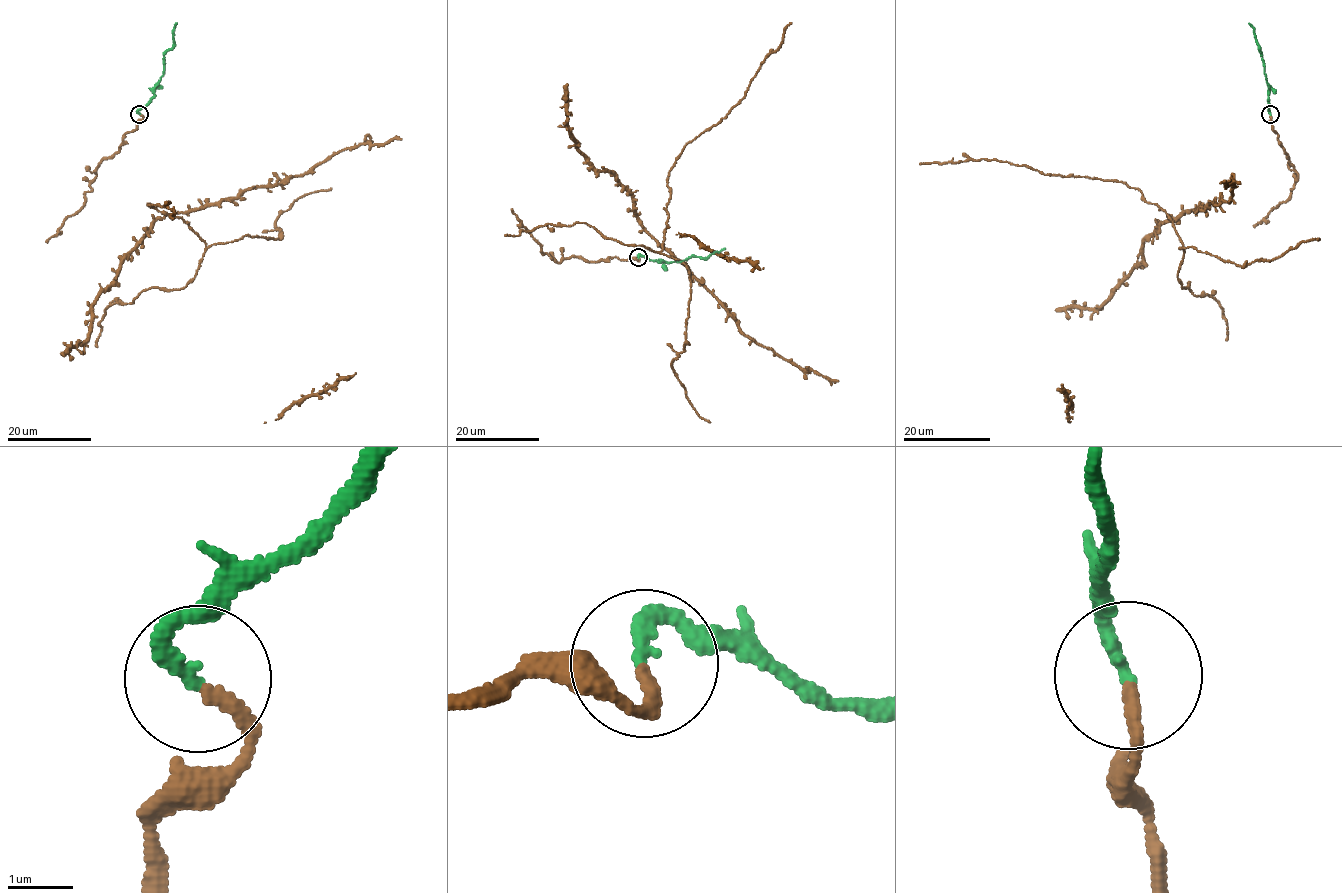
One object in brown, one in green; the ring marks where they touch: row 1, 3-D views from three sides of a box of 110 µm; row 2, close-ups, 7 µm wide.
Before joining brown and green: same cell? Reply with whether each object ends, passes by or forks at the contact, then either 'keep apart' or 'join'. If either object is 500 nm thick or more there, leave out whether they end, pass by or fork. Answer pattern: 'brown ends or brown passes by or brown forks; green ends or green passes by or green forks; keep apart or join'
brown ends; green ends; join

